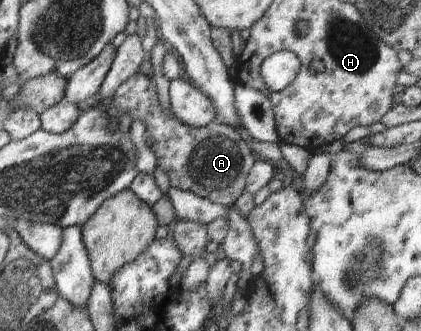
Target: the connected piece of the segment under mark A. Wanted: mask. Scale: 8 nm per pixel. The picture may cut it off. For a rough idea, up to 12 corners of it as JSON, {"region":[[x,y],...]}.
{"region":[[140,71],[112,106],[141,120],[170,188],[234,206],[256,162],[238,130],[183,124]]}

